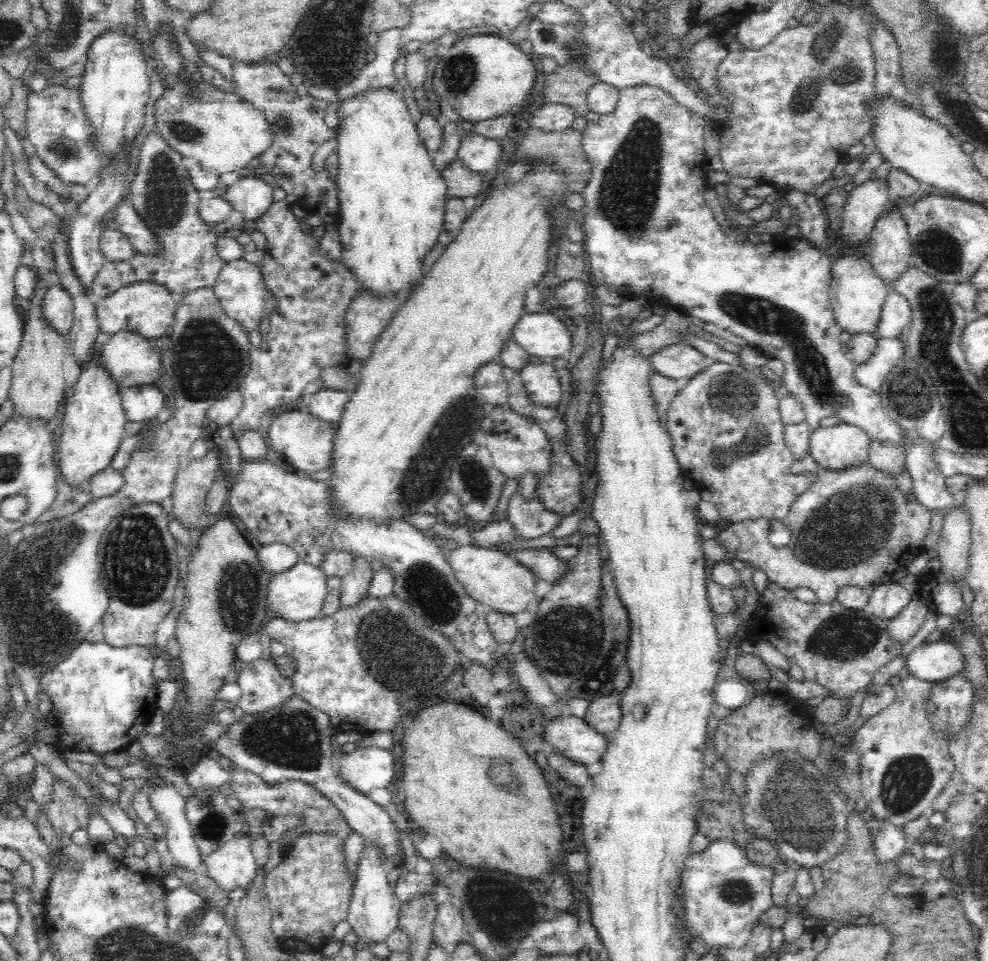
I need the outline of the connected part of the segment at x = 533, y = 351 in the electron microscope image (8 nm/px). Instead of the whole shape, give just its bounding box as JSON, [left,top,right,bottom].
[511,313,572,361]

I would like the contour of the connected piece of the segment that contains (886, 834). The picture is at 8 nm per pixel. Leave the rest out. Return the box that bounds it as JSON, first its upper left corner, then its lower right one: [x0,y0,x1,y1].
[873,822,908,864]

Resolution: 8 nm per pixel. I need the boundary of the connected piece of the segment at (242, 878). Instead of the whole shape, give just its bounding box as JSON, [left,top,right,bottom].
[203,834,260,897]

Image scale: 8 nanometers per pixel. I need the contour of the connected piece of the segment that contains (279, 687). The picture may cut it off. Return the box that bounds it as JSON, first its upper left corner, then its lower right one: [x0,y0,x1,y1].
[236,659,295,714]

